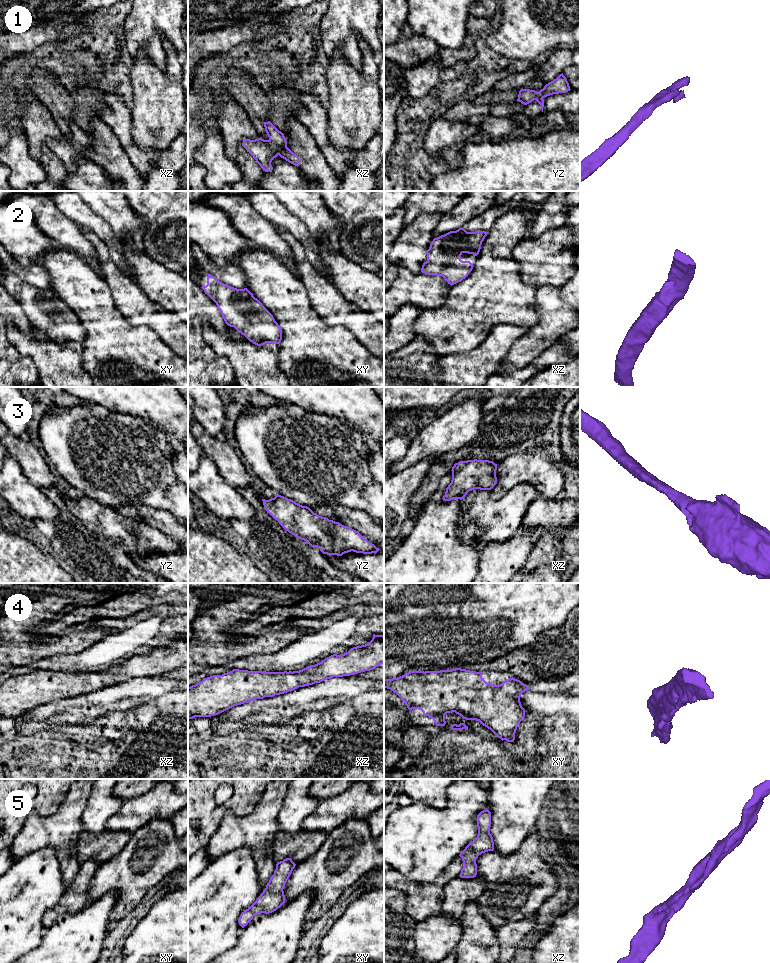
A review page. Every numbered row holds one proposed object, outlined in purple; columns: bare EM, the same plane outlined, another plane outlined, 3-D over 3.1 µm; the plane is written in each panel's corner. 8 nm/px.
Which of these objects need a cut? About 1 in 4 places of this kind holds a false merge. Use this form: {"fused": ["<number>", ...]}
{"fused": ["1"]}

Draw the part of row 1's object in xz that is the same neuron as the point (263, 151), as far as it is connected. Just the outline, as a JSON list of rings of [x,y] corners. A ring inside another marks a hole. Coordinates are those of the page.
[[[270,121],[264,122],[264,127],[268,140],[261,137],[255,140],[244,139],[242,146],[253,156],[263,171],[272,172],[271,162],[278,156],[277,149],[287,147],[287,141],[284,134]]]

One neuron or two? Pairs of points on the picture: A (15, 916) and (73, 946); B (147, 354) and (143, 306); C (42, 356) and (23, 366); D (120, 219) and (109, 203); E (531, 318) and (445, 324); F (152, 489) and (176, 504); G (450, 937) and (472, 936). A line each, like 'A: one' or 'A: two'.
A: two
B: two
C: two
D: one
E: one
F: one
G: two

